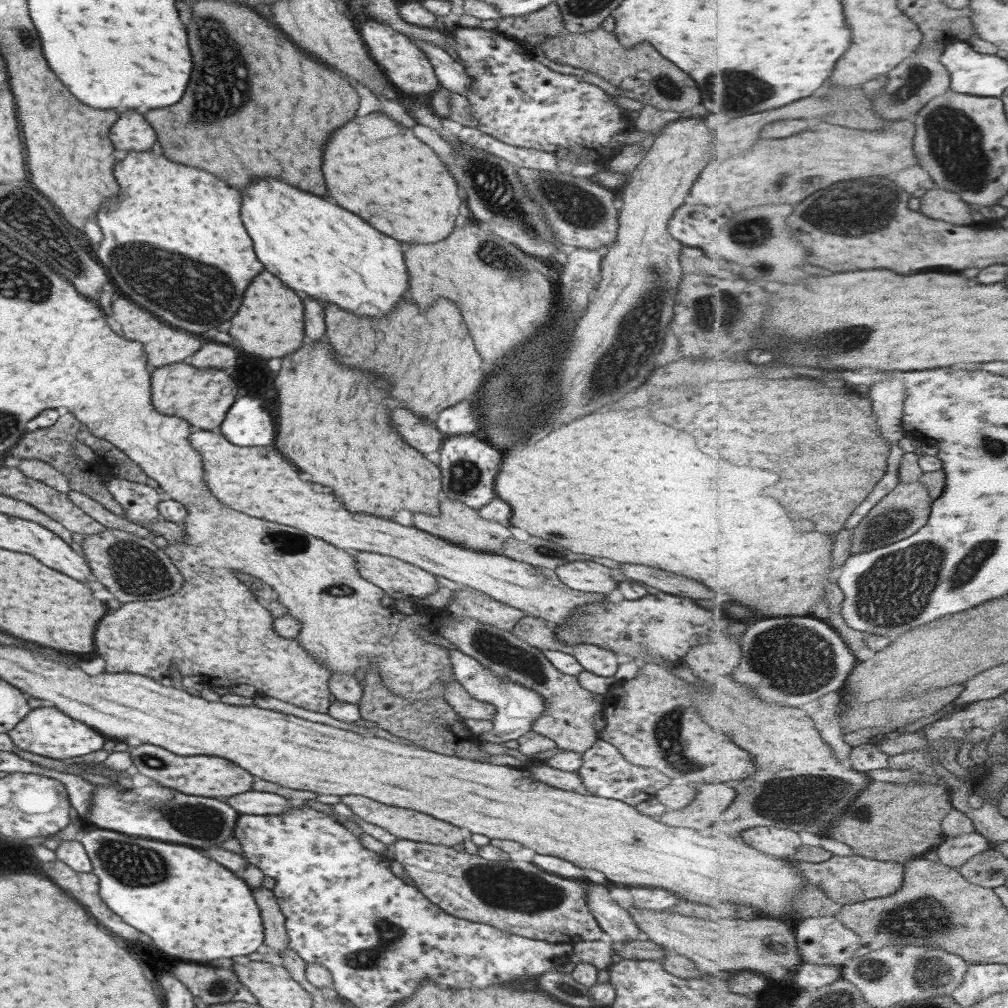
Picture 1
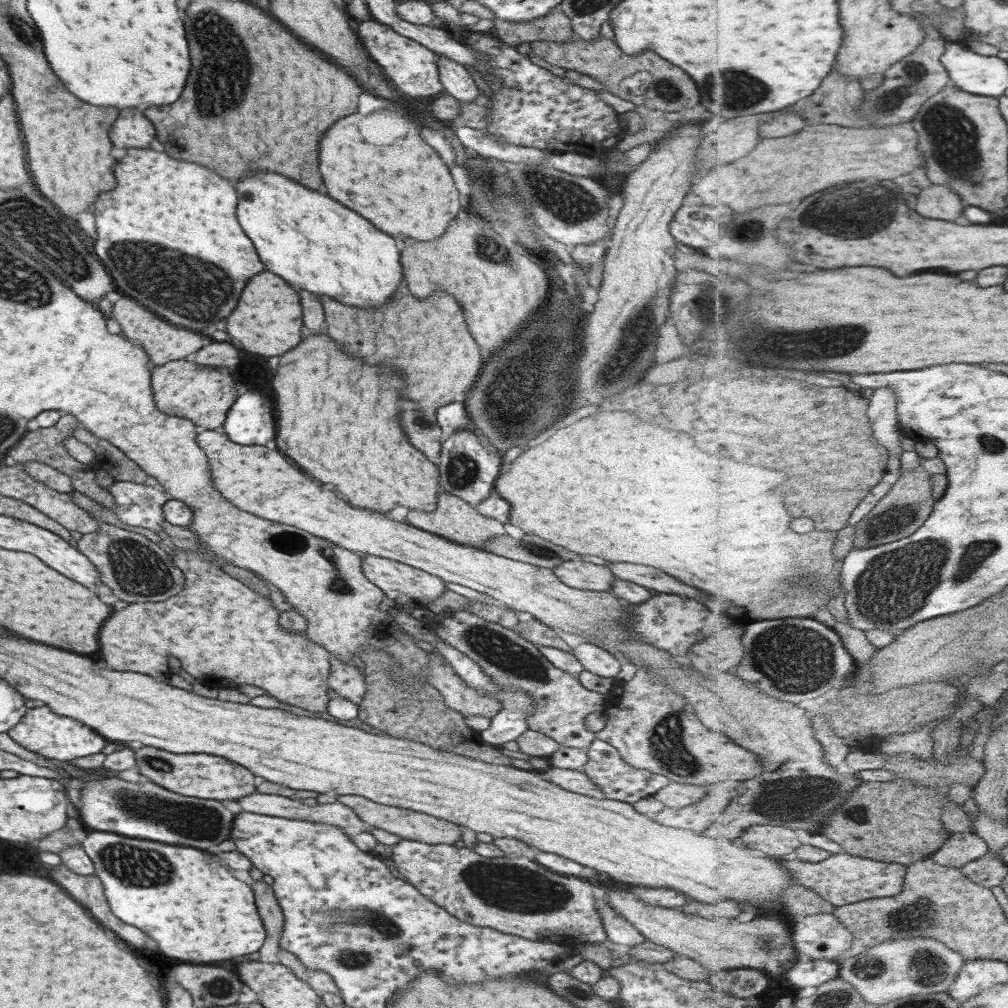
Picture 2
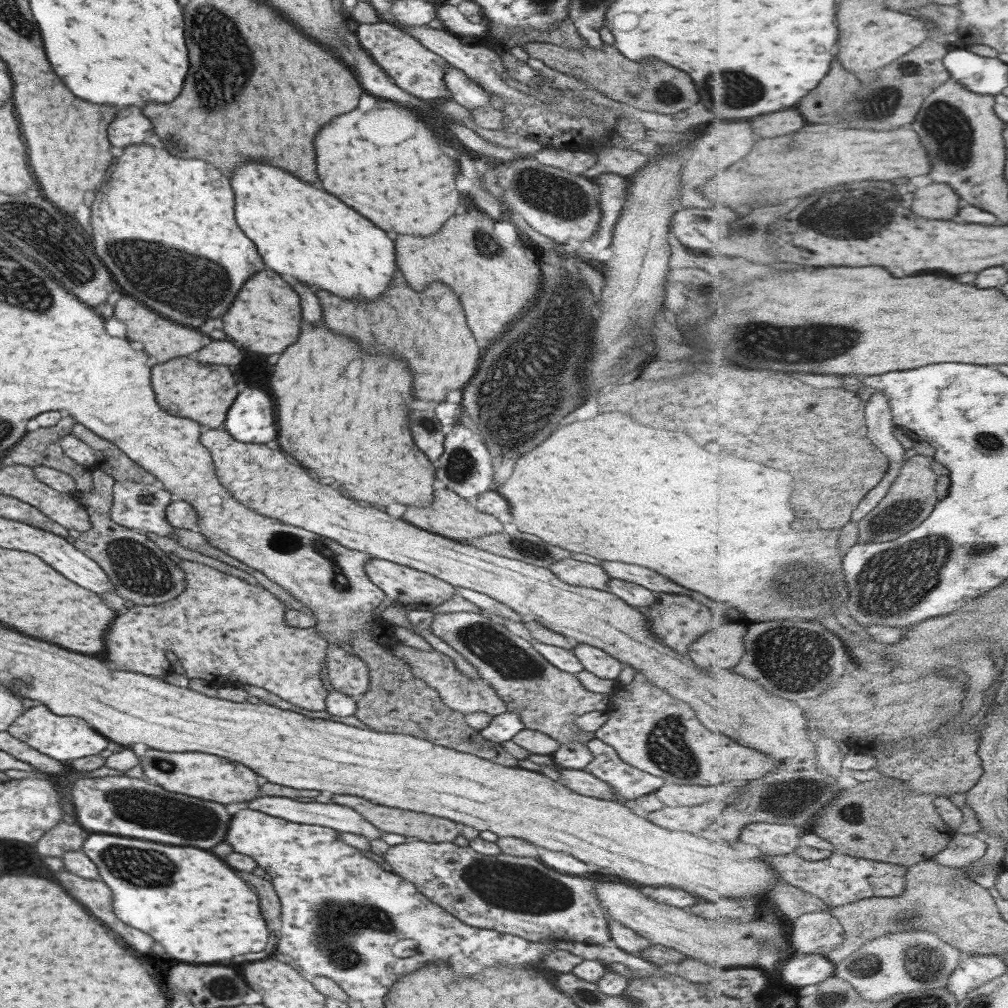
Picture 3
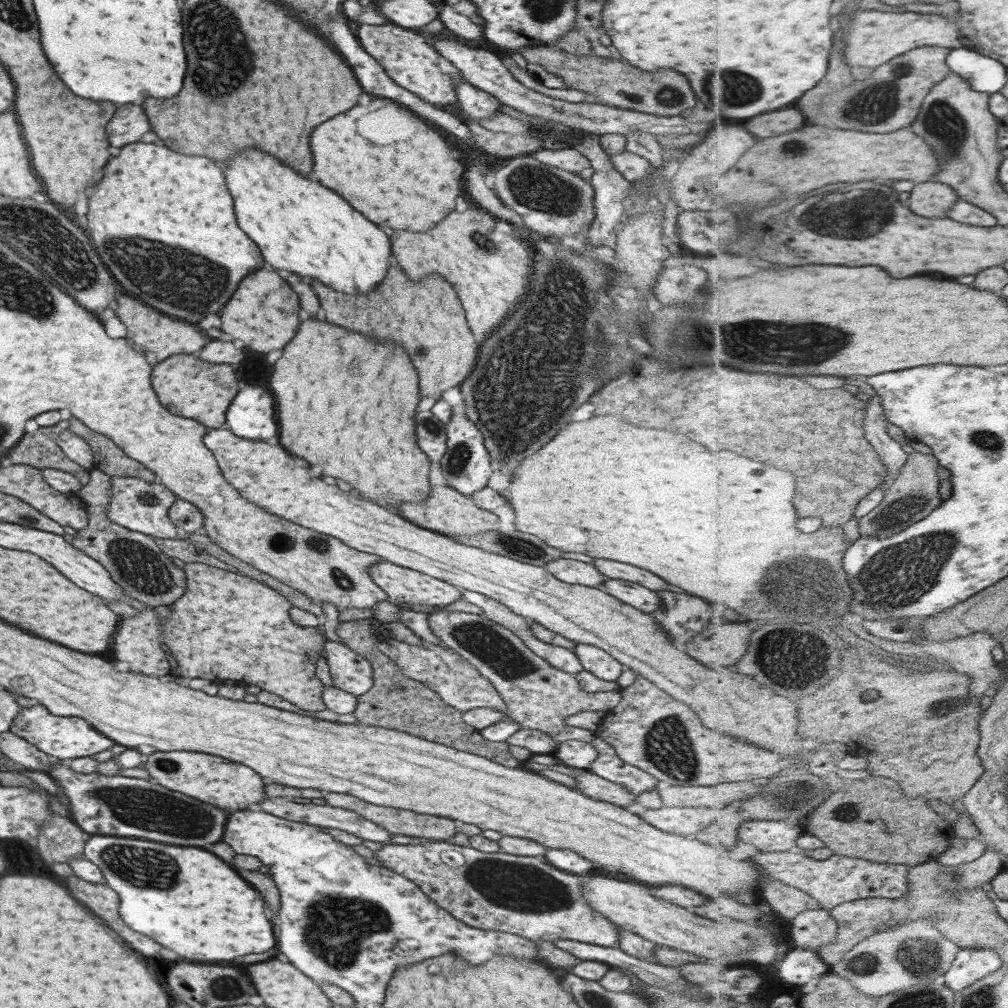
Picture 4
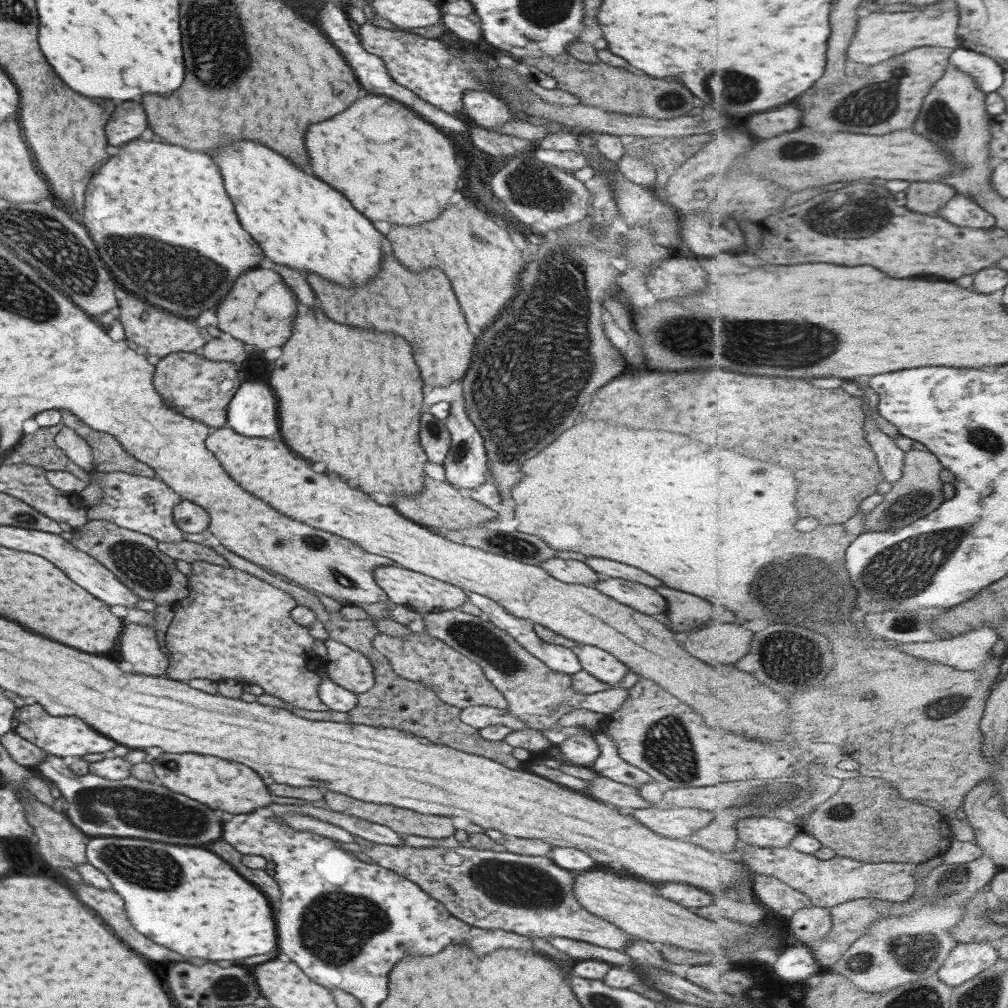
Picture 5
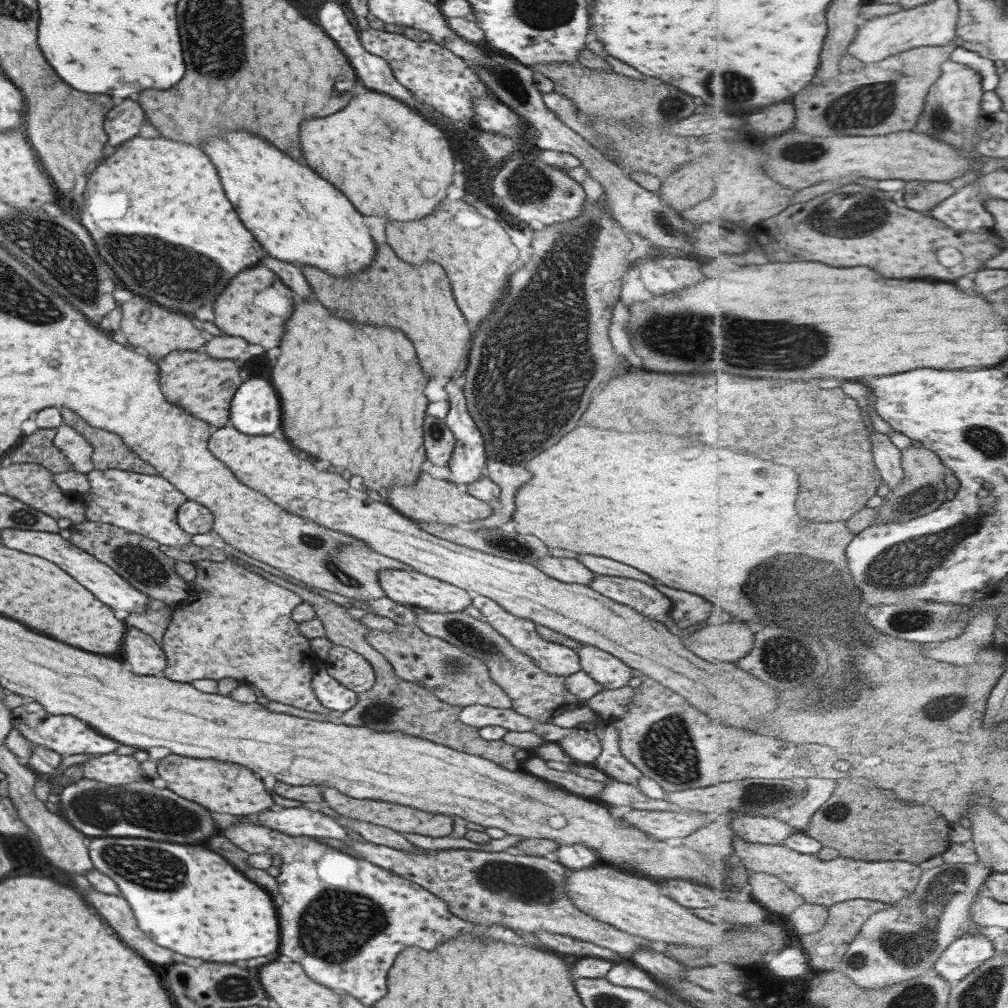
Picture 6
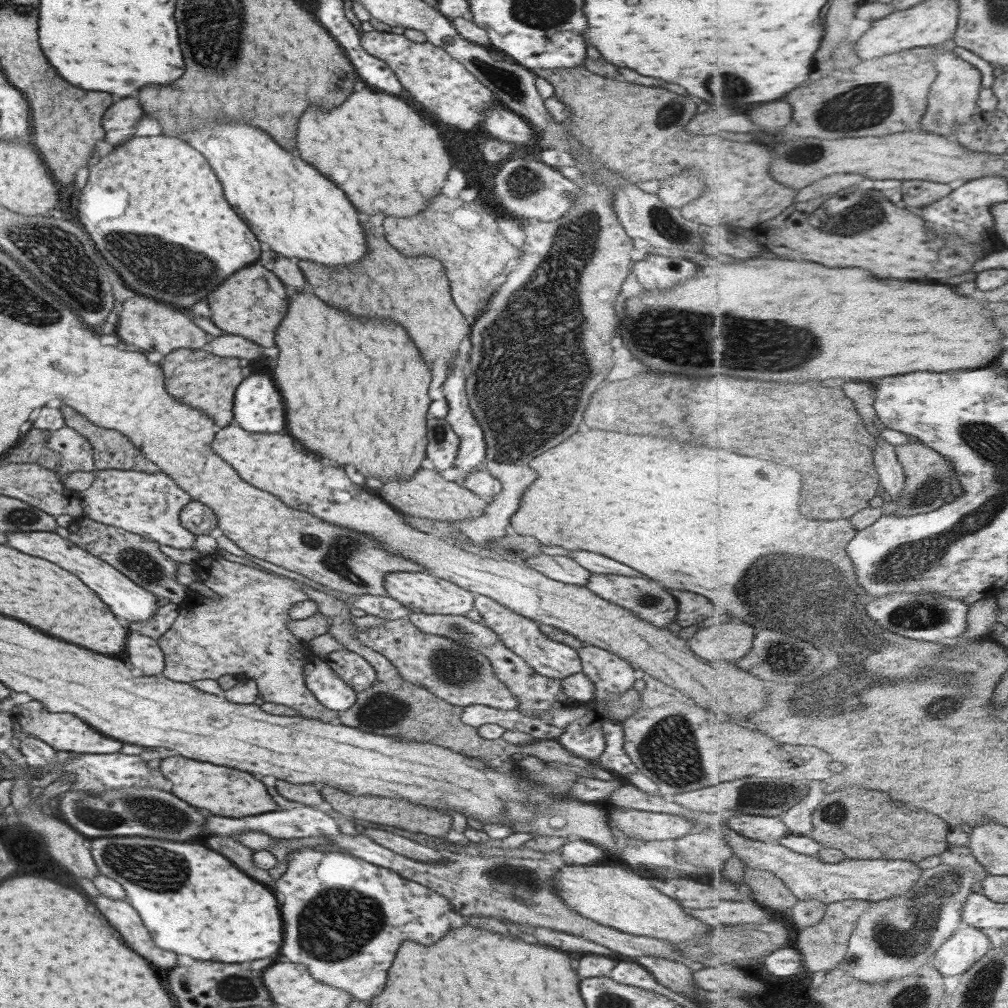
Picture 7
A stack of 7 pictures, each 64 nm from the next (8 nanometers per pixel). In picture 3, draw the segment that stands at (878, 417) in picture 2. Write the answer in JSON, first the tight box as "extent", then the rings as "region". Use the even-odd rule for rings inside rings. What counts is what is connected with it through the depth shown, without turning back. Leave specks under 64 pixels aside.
{"extent":[867,390,905,463],"region":[[[877,390],[869,400],[871,400],[867,406],[869,438],[889,458],[889,461],[905,463],[905,448],[893,434],[896,425],[893,422],[893,410],[889,398]]]}

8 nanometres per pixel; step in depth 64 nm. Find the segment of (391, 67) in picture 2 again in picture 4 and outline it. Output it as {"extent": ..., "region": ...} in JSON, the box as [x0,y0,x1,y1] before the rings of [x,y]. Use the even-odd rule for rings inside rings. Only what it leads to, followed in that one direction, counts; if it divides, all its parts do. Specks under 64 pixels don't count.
{"extent":[357,22,464,110],"region":[[[388,22],[383,26],[361,24],[357,28],[357,38],[361,48],[377,60],[385,74],[397,86],[412,92],[429,104],[441,106],[441,109],[444,110],[457,105],[453,86],[455,86],[455,82],[464,80],[463,75],[459,69],[455,68],[455,65],[451,64],[433,47],[429,37],[414,30],[402,29]]]}

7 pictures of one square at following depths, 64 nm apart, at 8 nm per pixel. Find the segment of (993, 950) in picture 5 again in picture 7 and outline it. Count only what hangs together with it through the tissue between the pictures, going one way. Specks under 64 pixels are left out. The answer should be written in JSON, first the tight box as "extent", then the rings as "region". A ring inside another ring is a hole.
{"extent":[935,924,993,977],"region":[[[966,924],[957,928],[935,952],[935,968],[945,977],[962,976],[985,957],[992,946],[993,942],[985,932]]]}

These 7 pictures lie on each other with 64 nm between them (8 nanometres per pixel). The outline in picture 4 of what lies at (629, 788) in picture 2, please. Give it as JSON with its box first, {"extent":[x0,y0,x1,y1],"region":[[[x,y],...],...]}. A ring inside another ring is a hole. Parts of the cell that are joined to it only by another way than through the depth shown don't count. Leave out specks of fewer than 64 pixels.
{"extent":[587,737,660,796],"region":[[[594,737],[589,743],[597,752],[597,757],[587,769],[590,773],[625,787],[635,796],[644,790],[659,786],[660,782],[657,782],[657,778],[621,761],[614,749],[601,737]]]}

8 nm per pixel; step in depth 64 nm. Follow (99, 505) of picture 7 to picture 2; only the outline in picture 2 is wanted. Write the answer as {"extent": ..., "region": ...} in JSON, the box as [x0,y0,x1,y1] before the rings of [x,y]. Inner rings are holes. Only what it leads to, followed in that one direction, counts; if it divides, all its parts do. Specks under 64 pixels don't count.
{"extent":[108,482,170,534],"region":[[[113,482],[108,488],[115,507],[115,518],[127,526],[139,526],[161,534],[165,521],[161,504],[170,498],[158,486]]]}

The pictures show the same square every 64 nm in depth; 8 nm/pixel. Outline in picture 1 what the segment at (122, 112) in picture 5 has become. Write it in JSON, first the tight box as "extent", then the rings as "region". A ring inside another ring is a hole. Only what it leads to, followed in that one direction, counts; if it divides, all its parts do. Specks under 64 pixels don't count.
{"extent":[109,112,156,151],"region":[[[123,112],[121,118],[111,126],[109,140],[117,150],[149,151],[156,136],[141,114]]]}

